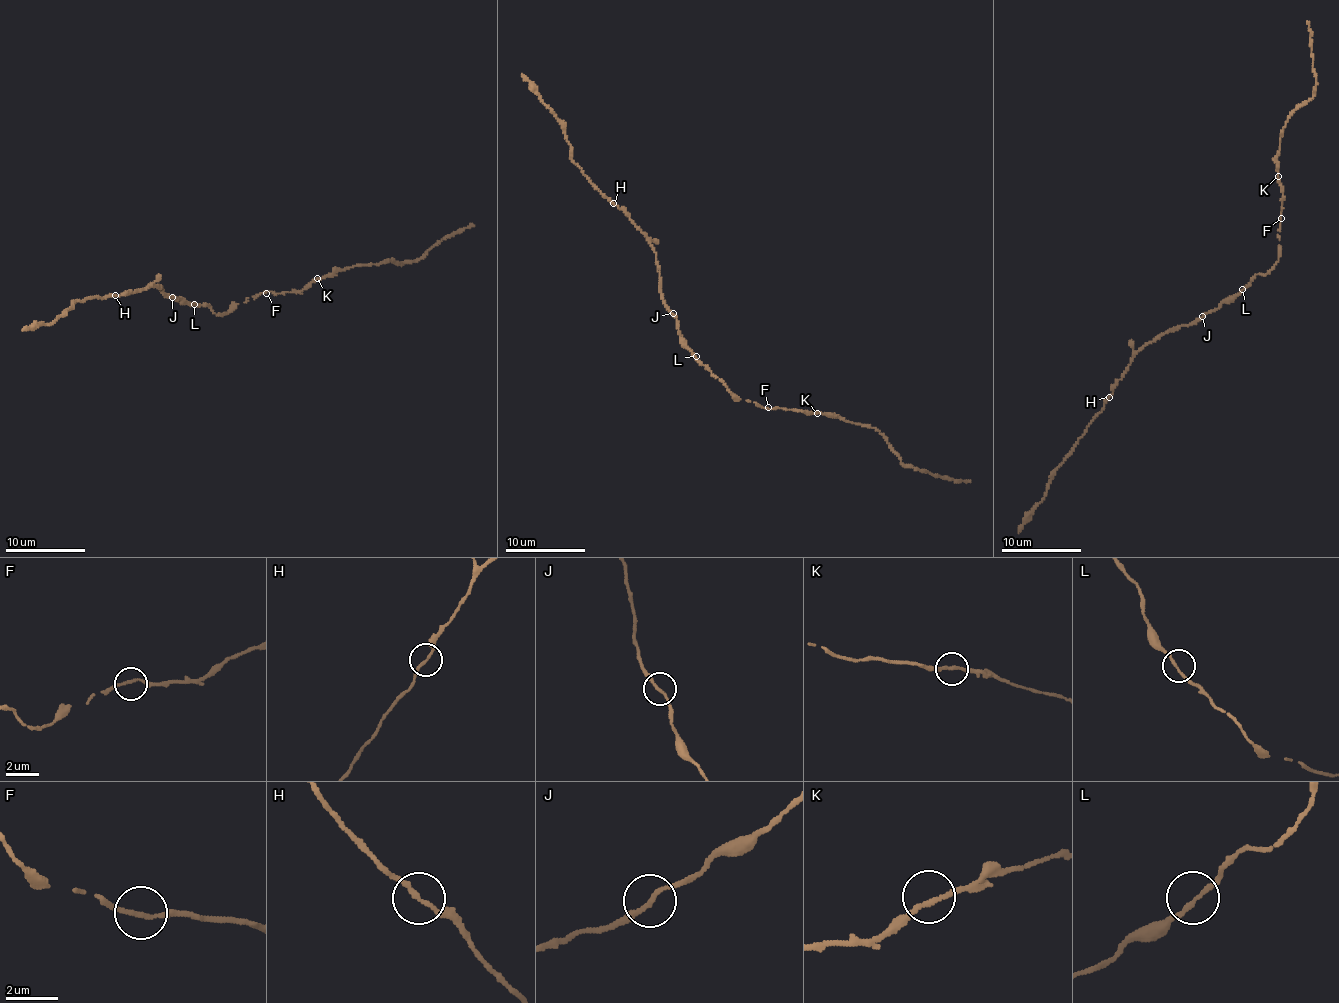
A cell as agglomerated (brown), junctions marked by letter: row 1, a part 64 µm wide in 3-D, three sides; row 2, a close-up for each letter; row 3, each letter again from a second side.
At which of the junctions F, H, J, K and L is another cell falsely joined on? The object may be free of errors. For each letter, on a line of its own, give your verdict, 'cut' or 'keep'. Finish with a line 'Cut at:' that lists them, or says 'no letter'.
F: keep
H: cut
J: keep
K: keep
L: keep
Cut at: H

